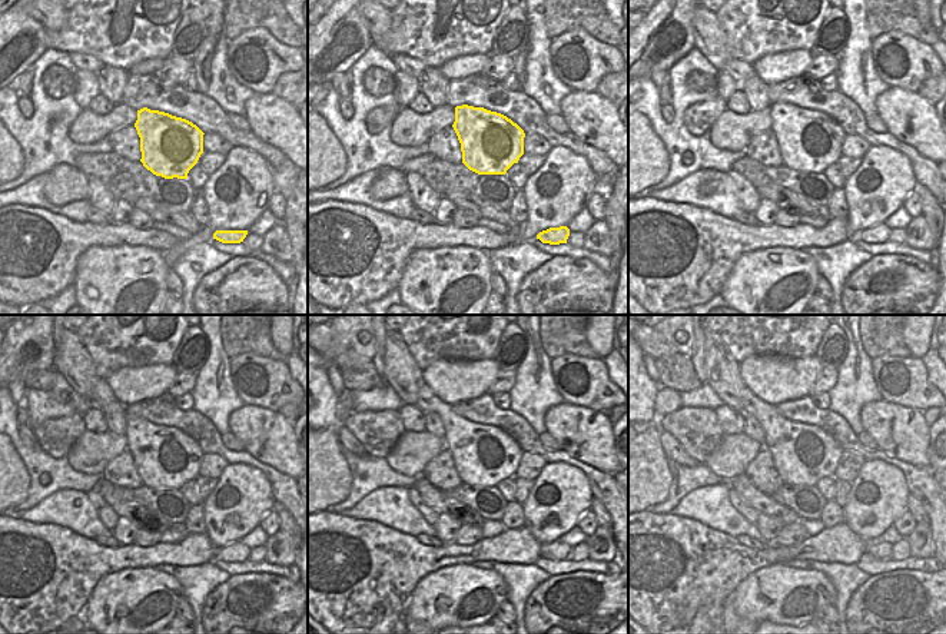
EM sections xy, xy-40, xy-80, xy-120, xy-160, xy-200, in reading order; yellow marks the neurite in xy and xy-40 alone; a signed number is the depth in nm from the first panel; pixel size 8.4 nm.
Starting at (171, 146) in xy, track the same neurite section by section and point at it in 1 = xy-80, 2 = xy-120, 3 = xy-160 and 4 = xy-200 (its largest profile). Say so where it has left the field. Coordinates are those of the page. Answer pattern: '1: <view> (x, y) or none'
1: xy-80 (809, 140)
2: xy-120 (165, 457)
3: xy-160 (484, 455)
4: xy-200 (803, 454)

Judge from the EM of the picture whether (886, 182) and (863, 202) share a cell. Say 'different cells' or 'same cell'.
same cell

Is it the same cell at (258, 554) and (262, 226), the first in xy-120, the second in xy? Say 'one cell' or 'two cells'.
two cells

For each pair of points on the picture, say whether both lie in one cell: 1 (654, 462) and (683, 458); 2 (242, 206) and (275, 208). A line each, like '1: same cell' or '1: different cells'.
1: different cells
2: different cells

